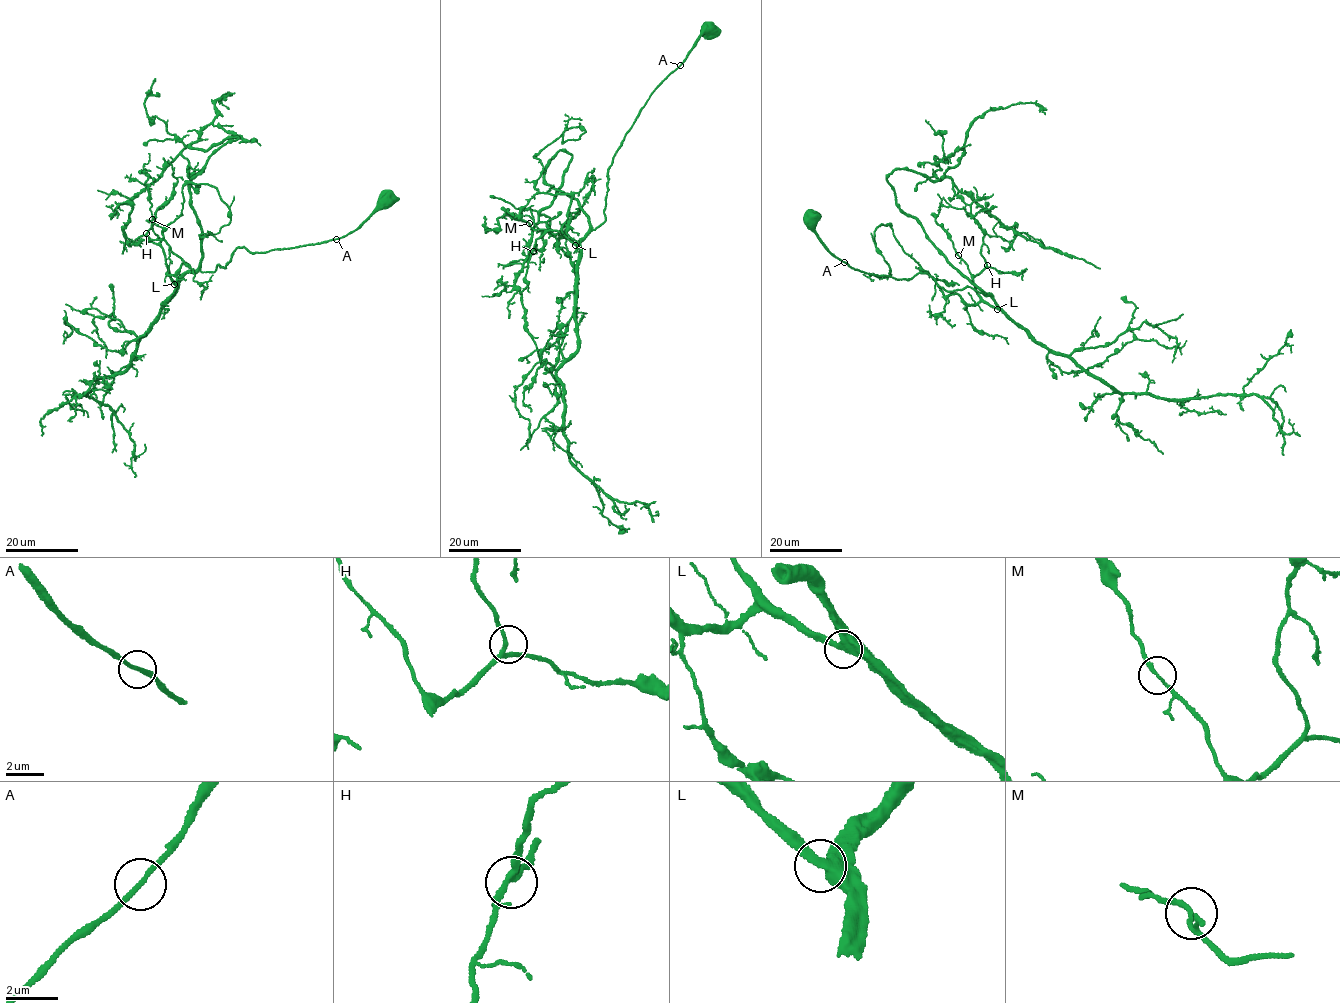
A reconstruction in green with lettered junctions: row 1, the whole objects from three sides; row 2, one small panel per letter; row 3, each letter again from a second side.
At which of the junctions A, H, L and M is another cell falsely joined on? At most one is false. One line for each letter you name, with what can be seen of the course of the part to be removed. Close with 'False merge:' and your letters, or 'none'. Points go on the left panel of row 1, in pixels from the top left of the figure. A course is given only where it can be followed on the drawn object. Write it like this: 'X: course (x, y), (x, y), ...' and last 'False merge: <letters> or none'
False merge: none

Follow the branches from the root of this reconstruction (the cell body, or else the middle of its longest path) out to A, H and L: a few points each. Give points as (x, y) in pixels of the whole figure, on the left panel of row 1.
A: (386, 200), (352, 232), (336, 239)
H: (386, 200), (347, 235), (258, 253), (242, 246), (223, 268), (187, 271), (175, 282), (164, 250), (146, 233)
L: (386, 200), (347, 235), (258, 253), (242, 246), (223, 268), (188, 271), (174, 284)

